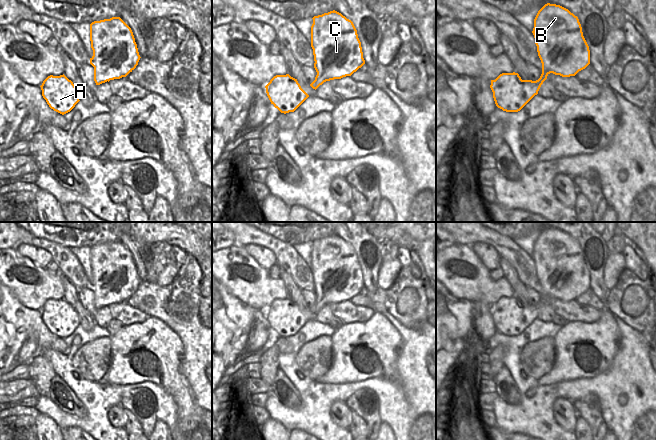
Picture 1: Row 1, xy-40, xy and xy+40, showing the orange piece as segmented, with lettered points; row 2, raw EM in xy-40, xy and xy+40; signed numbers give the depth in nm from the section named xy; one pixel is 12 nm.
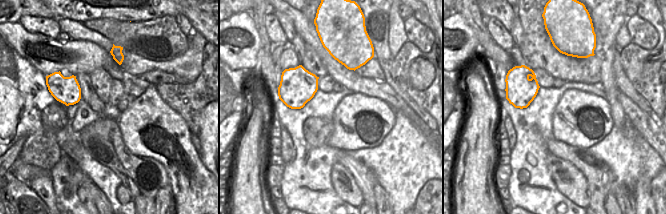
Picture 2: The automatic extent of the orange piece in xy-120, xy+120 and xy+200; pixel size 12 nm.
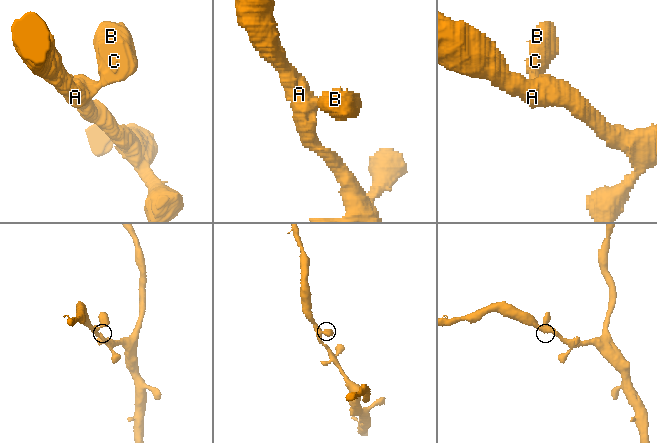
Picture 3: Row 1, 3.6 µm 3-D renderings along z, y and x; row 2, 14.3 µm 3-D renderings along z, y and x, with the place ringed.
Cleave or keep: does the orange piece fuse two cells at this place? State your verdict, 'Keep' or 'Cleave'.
Keep.

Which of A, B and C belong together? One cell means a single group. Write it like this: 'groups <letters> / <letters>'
groups A B C

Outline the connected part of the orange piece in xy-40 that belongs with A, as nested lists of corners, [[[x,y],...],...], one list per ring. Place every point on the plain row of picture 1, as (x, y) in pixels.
[[[64,298],[48,300],[40,311],[49,331],[62,339],[70,336],[80,325],[77,312]]]

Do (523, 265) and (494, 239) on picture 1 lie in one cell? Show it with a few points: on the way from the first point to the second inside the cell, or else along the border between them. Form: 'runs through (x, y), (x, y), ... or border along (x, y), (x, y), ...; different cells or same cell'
runs through (516, 258), (501, 243); same cell

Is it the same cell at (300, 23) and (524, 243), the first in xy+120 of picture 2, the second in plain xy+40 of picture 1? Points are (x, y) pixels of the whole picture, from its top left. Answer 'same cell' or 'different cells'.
different cells

